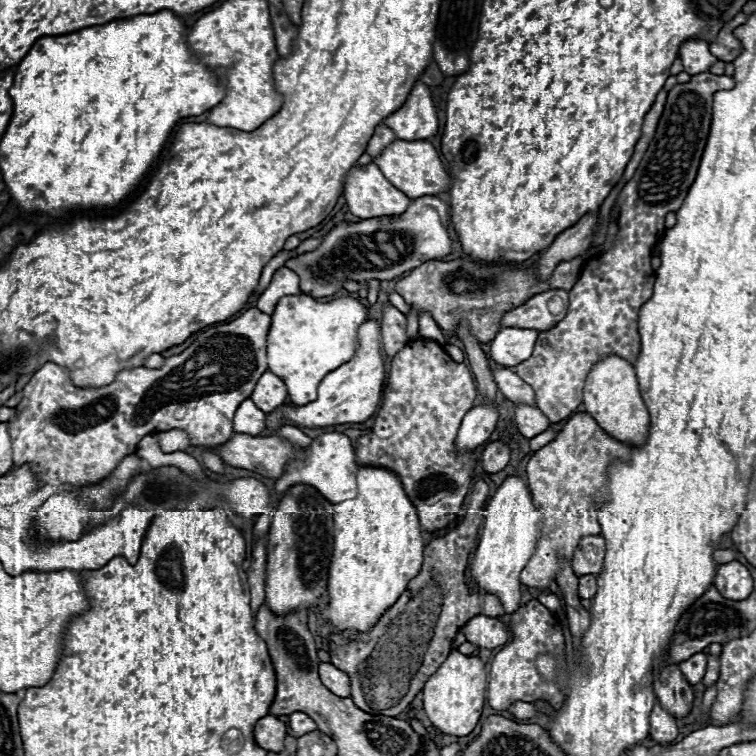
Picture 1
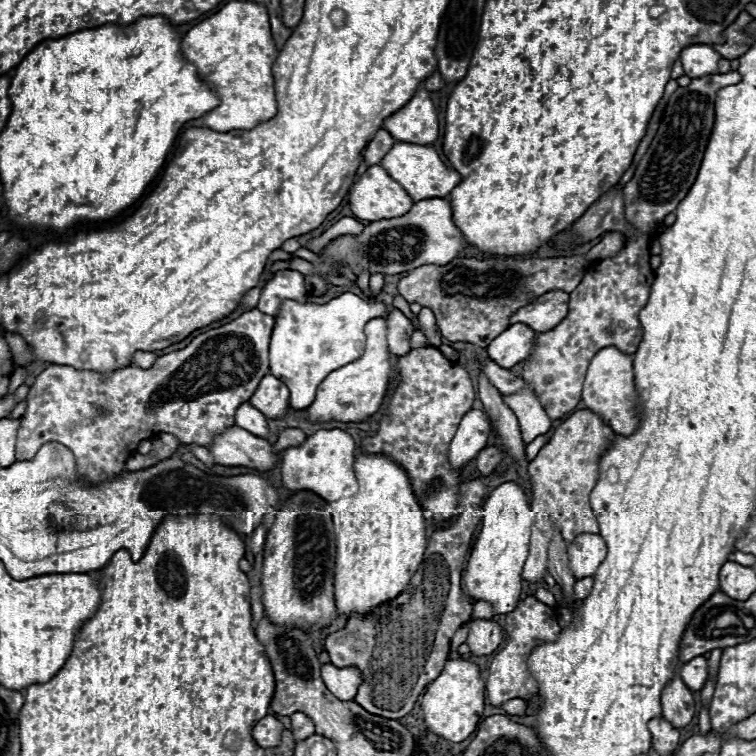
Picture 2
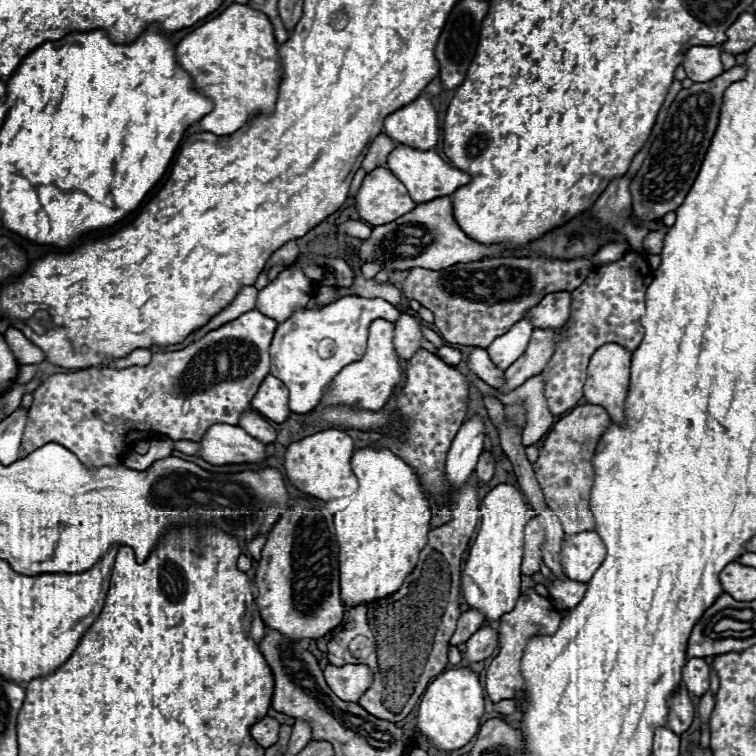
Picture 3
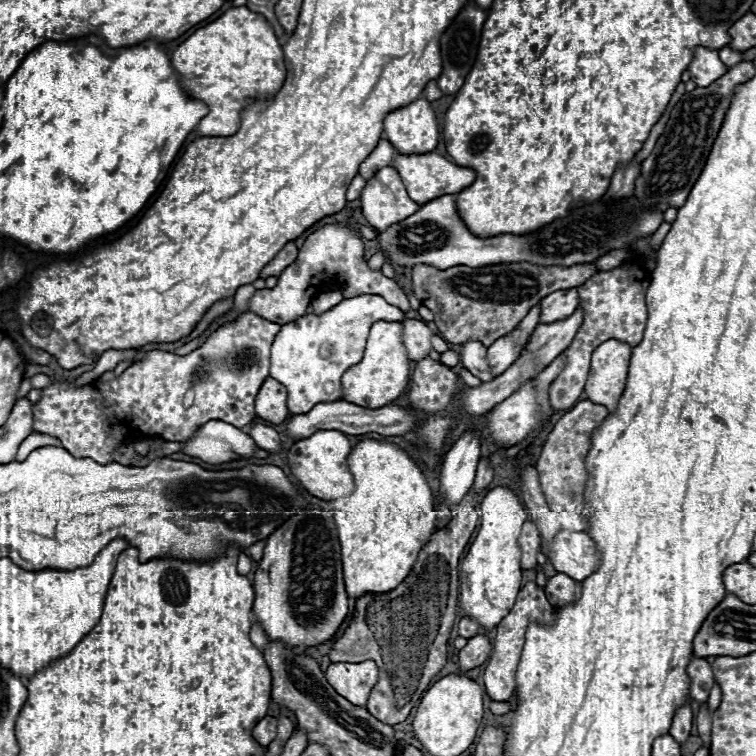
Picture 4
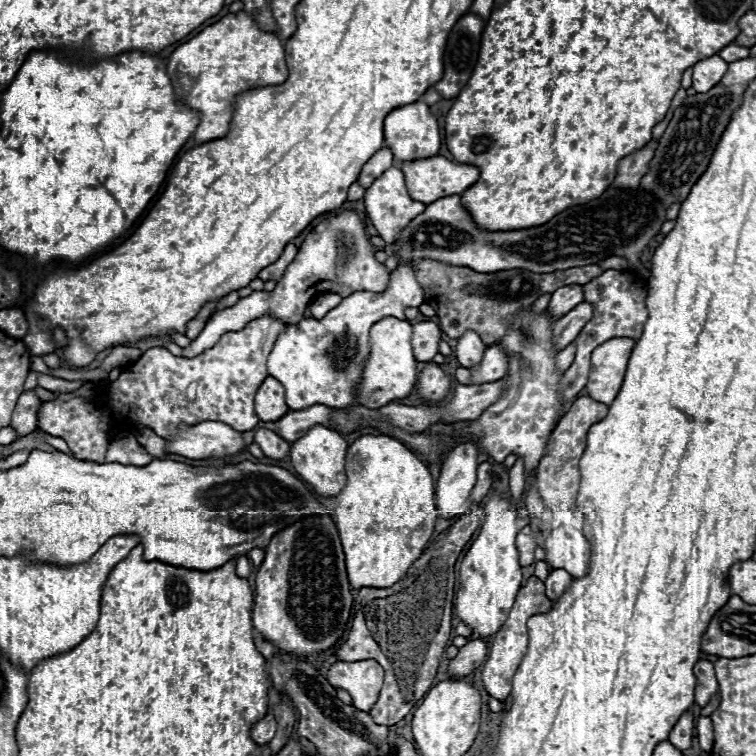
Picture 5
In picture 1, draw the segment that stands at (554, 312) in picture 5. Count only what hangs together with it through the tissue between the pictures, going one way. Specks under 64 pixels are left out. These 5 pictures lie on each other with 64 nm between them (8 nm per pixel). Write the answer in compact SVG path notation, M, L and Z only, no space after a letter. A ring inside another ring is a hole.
M560 288L542 292L542 294L536 294L530 300L526 300L526 304L522 304L522 306L518 306L514 310L504 312L502 318L500 318L500 330L512 328L512 326L524 326L524 328L536 328L536 330L550 330L566 314L566 308L560 314L550 314L550 310L548 310L546 304L548 304L548 300L552 296L560 296L564 300L564 304L568 304L568 292L566 290L560 290Z

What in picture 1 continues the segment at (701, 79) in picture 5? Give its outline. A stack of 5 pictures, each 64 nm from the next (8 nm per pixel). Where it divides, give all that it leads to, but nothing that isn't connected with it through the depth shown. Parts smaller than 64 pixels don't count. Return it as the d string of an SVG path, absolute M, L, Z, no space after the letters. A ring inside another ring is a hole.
M692 38L680 46L680 58L684 64L684 72L688 74L708 72L708 68L718 60L714 54L710 54L708 42L698 38Z

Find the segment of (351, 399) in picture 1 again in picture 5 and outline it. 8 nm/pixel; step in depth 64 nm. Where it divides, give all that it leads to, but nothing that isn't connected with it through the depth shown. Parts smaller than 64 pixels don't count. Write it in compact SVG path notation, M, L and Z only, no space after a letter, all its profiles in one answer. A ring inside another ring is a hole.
M384 318L370 330L370 354L362 366L362 378L356 384L356 402L368 408L380 408L384 402L404 398L412 392L418 378L418 362L412 354L412 324L408 320Z

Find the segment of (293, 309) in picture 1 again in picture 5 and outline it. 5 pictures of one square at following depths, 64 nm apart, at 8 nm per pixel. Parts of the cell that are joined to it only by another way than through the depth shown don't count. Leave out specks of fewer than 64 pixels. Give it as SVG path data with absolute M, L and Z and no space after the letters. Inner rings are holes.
M414 262L398 264L390 278L392 280L384 294L354 292L322 320L302 318L298 324L286 326L286 330L278 336L268 356L268 372L286 388L286 404L290 410L304 410L304 406L314 404L334 408L356 404L354 386L362 374L360 364L364 364L370 350L370 328L388 316L404 318L404 307L419 307L424 302L422 288L414 276Z

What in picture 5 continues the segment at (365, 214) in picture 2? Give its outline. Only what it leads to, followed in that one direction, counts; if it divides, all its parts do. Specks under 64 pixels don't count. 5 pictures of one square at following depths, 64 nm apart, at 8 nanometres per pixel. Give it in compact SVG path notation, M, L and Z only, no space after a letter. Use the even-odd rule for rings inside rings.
M388 168L380 178L376 178L372 182L372 186L366 190L364 194L364 206L366 206L366 214L370 218L370 222L374 224L374 228L378 230L378 234L386 240L386 244L394 242L396 234L410 224L412 218L416 218L418 214L424 212L424 204L422 202L414 202L404 186L404 176L400 168Z

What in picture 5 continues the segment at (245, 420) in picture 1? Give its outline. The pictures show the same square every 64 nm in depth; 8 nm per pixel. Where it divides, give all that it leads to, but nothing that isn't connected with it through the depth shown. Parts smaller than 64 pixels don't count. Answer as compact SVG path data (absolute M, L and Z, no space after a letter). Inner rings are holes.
M258 428L258 430L256 430L254 442L262 448L262 452L264 452L268 458L282 460L282 458L288 456L288 452L290 452L290 444L288 444L284 438L280 438L276 432L266 430L266 428Z

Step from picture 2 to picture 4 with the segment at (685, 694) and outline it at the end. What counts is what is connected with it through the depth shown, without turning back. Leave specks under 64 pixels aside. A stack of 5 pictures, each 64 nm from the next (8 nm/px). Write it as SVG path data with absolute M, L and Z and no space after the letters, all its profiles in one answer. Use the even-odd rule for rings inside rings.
M684 702L680 708L676 708L674 718L672 718L672 726L670 726L670 736L674 736L680 744L686 742L686 738L690 736L690 728L692 728L692 708L688 702Z

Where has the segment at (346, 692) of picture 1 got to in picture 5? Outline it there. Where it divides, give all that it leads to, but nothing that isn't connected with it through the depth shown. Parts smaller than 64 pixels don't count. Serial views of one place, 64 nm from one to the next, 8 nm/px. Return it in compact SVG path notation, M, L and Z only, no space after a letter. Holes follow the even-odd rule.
M374 660L336 662L328 670L328 682L338 690L348 692L352 704L362 712L368 712L376 702L382 680L384 670Z

